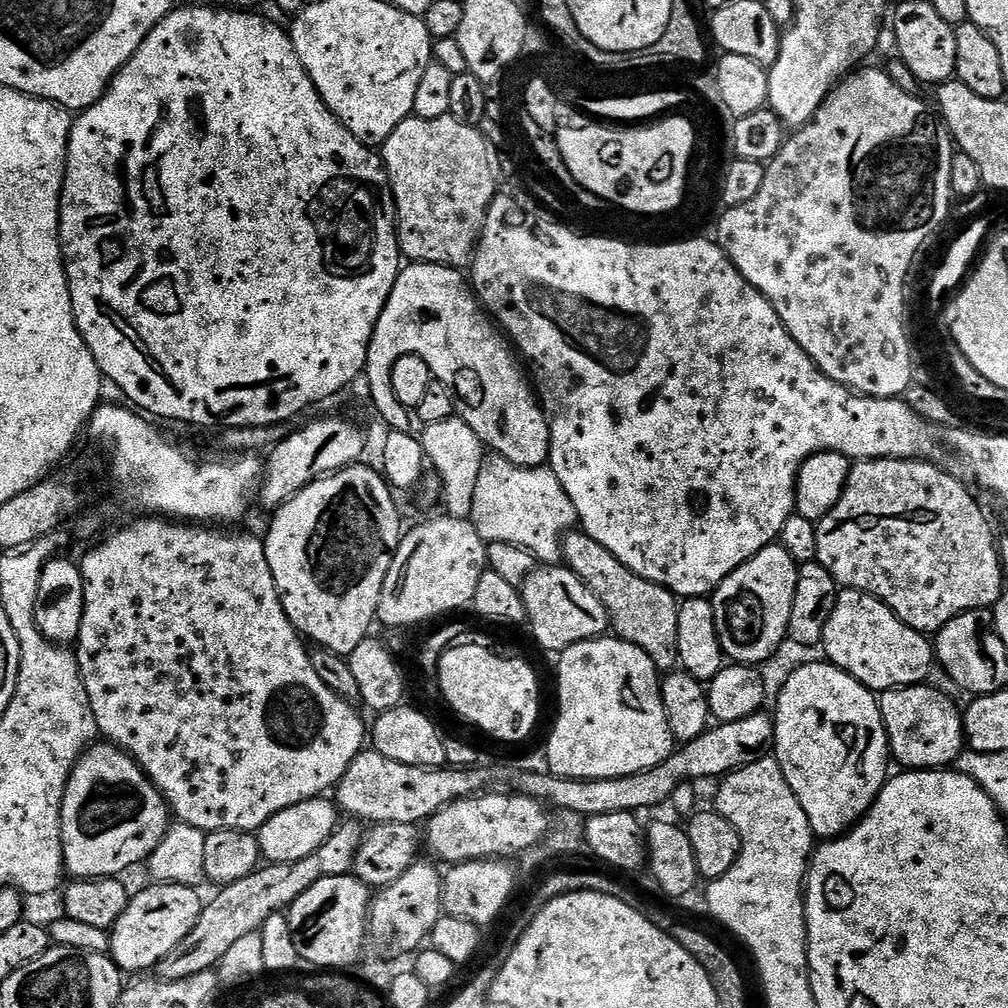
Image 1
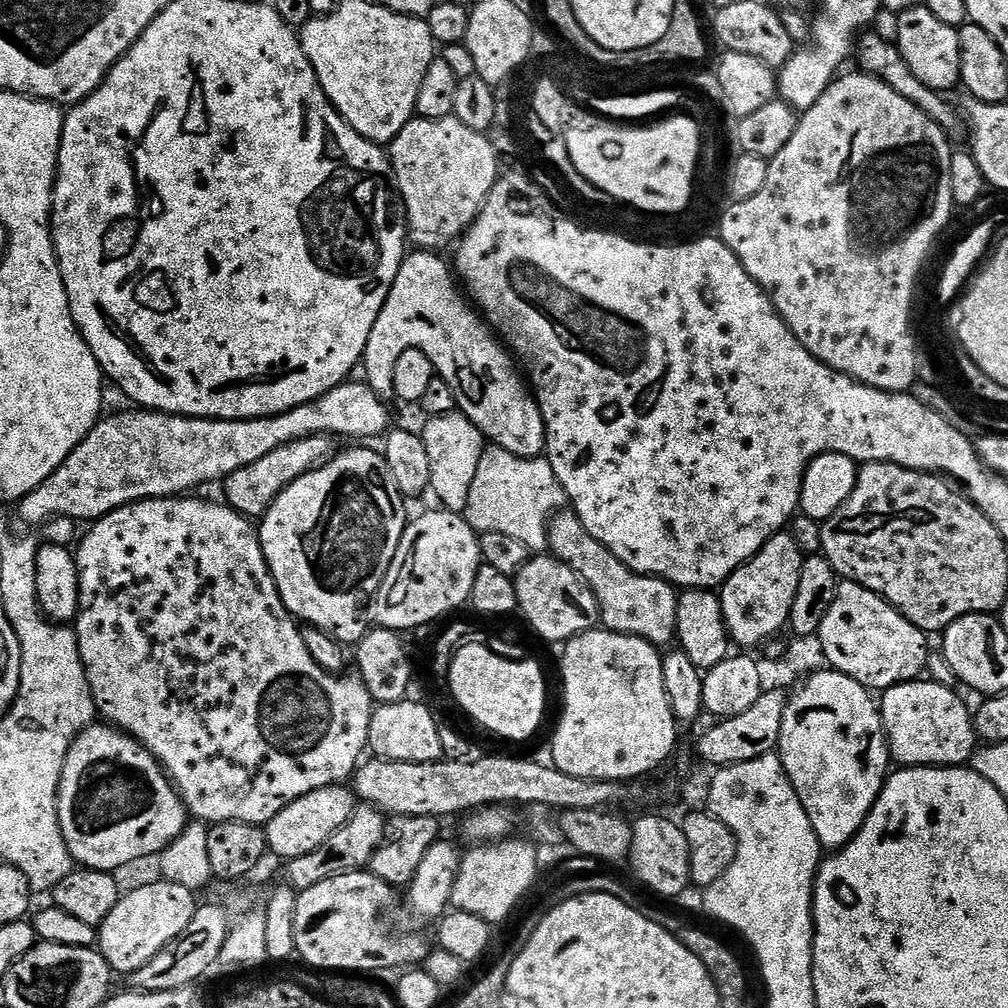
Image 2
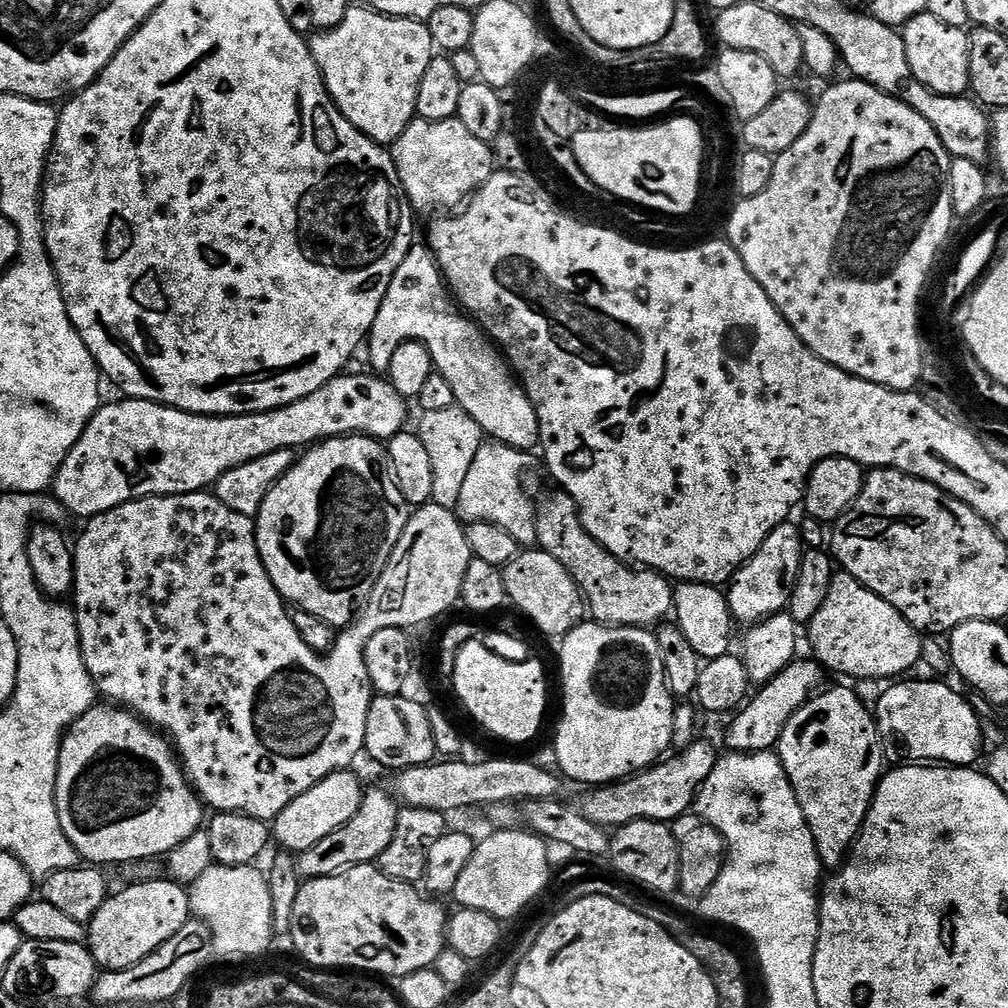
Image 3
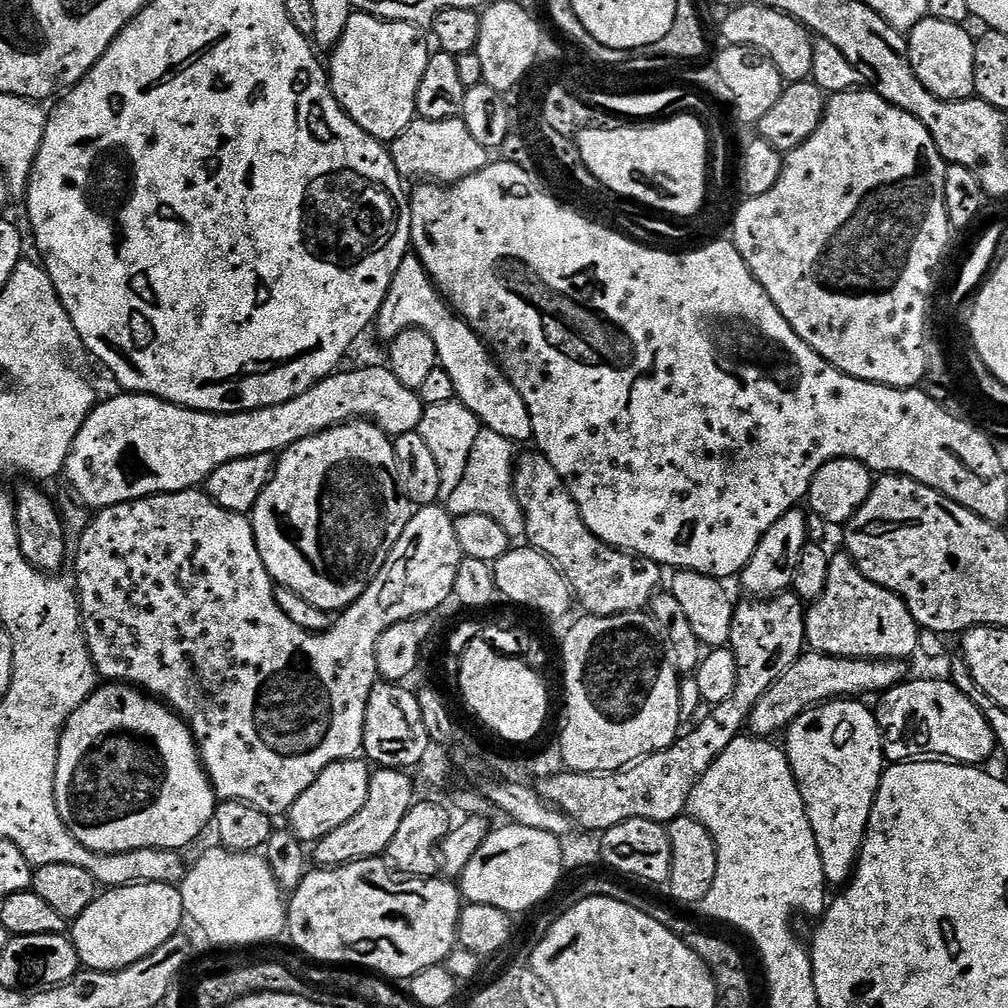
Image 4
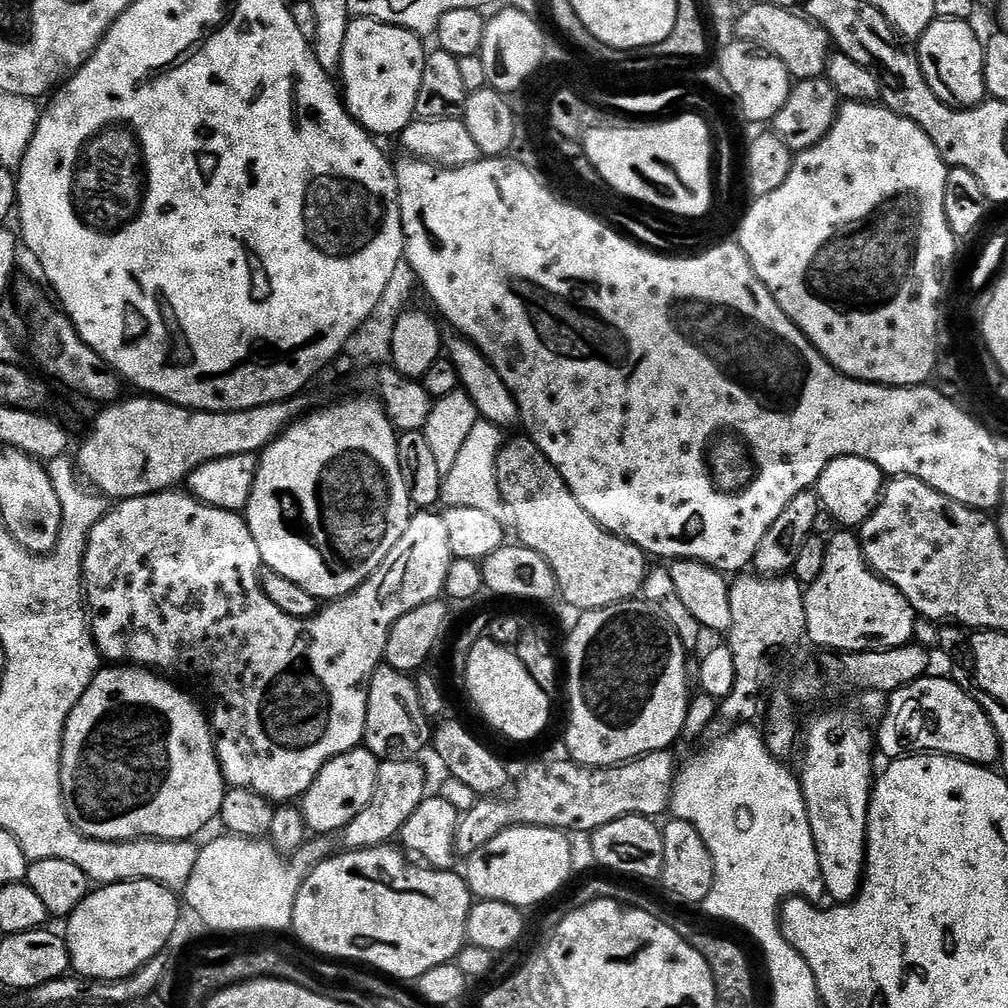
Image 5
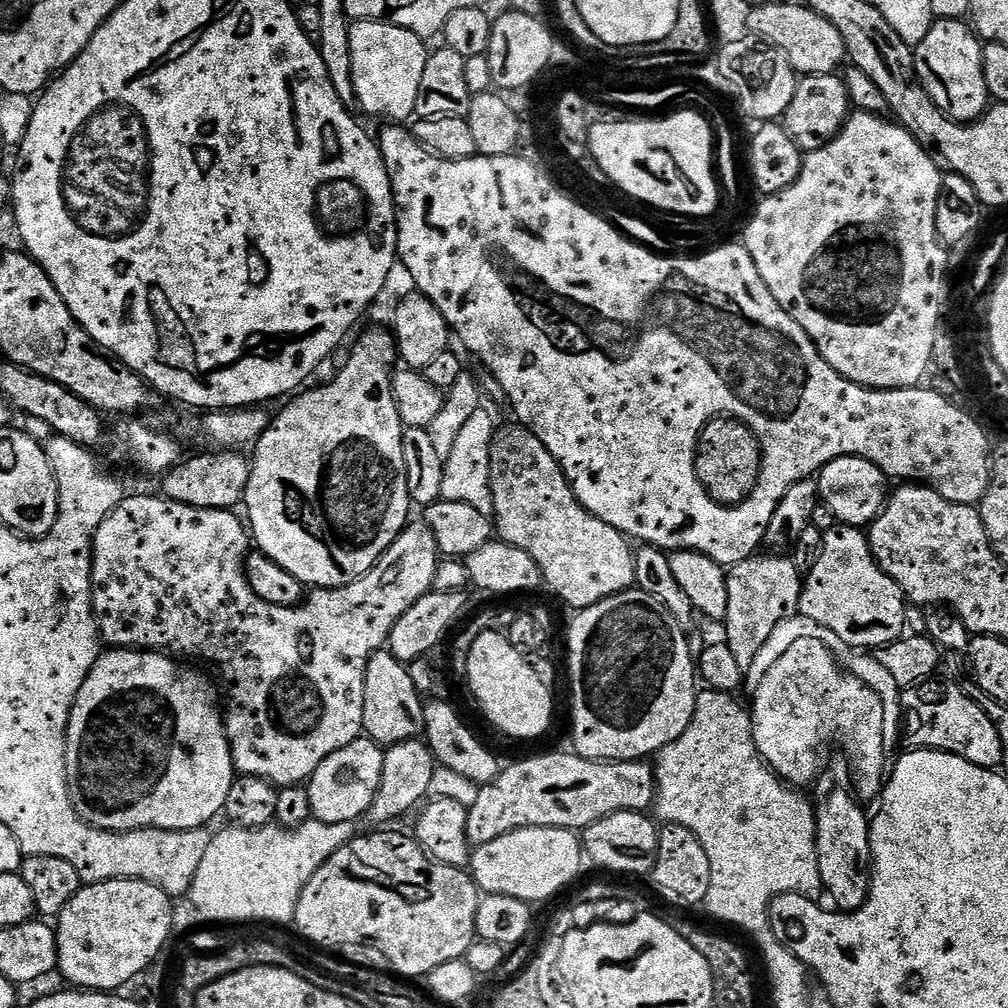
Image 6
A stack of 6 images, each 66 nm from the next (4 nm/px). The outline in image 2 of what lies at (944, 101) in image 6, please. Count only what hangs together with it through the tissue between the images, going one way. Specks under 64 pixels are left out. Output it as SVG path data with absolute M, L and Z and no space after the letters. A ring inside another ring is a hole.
M923 6L907 8L895 17L896 36L902 58L906 58L906 66L926 86L935 92L947 93L947 88L960 84L960 34L959 31L939 18L934 18L930 10ZM900 39L900 40L899 40Z

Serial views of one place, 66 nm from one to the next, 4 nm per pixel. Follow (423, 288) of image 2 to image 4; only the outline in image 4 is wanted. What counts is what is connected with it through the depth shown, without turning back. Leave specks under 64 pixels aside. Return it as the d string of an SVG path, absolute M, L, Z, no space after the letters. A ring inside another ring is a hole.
M415 253L404 257L402 266L392 279L390 290L374 321L384 342L390 342L408 328L422 329L434 339L437 361L447 370L455 384L456 397L474 411L481 425L489 431L502 434L508 440L522 444L532 437L533 422L522 396L506 378L486 343L460 316L452 310L447 300L437 291L421 260Z

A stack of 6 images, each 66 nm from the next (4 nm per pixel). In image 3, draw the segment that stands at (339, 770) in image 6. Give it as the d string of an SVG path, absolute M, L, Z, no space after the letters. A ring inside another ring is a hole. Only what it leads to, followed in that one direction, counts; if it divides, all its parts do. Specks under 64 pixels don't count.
M345 770L330 774L322 778L322 782L306 790L306 794L294 798L294 802L290 802L290 806L286 806L286 810L282 810L282 814L278 814L275 818L275 843L277 840L281 849L299 854L310 850L310 846L318 846L322 838L346 826L346 822L350 822L350 818L358 814L358 806L362 806L366 791L365 785L360 785L360 780L354 773L355 771Z

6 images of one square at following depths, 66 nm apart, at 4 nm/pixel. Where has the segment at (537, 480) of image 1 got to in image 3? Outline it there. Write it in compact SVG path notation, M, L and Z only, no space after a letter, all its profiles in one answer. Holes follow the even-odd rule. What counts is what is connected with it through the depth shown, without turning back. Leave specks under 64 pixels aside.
M489 439L474 458L462 485L462 494L458 494L455 513L465 525L478 522L490 522L502 526L506 534L514 534L517 545L536 544L537 501L532 501L532 492L527 488L528 479L536 468L536 460L531 451L516 449Z

